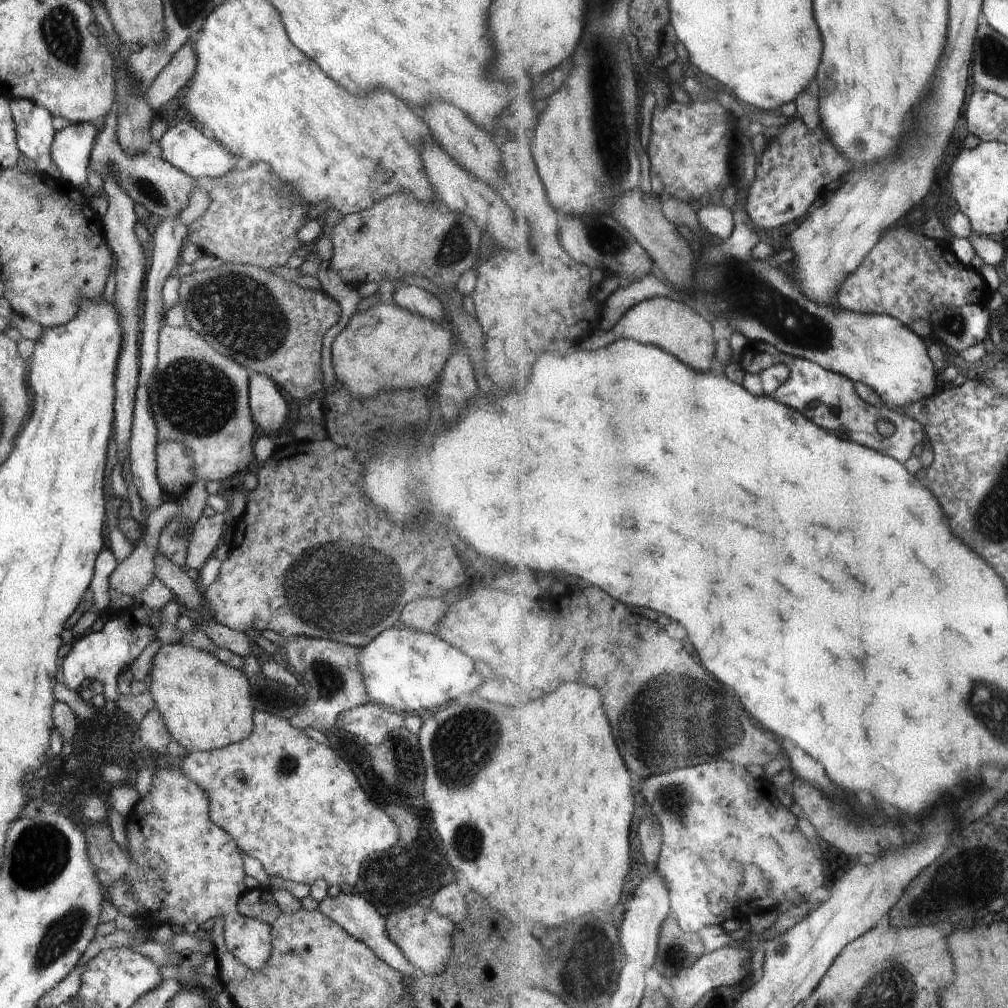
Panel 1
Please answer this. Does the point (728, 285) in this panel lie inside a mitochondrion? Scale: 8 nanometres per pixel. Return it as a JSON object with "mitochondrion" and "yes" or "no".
{"mitochondrion":"yes"}

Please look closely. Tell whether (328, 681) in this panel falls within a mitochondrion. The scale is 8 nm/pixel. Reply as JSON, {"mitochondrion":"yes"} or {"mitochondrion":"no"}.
{"mitochondrion":"yes"}

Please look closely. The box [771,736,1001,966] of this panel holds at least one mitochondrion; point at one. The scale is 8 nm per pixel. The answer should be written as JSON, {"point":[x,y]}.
{"point":[922,907]}

